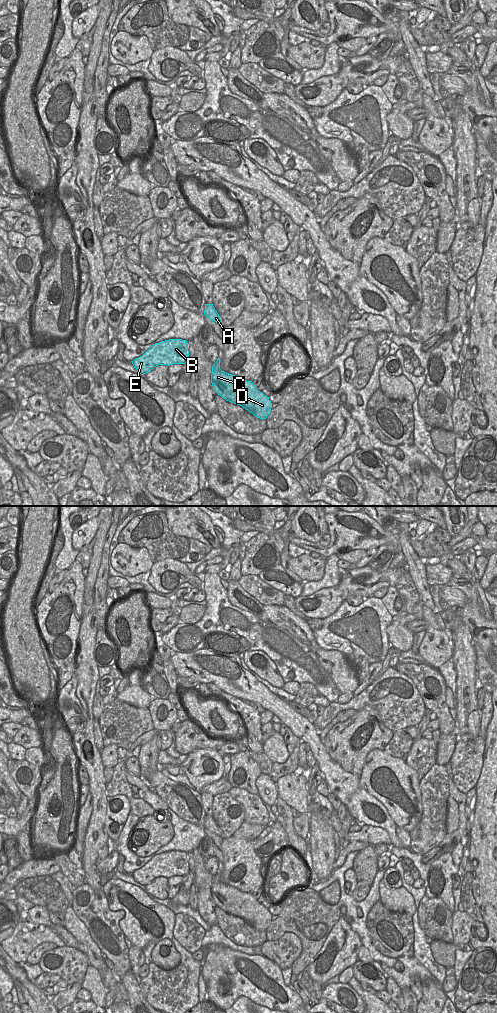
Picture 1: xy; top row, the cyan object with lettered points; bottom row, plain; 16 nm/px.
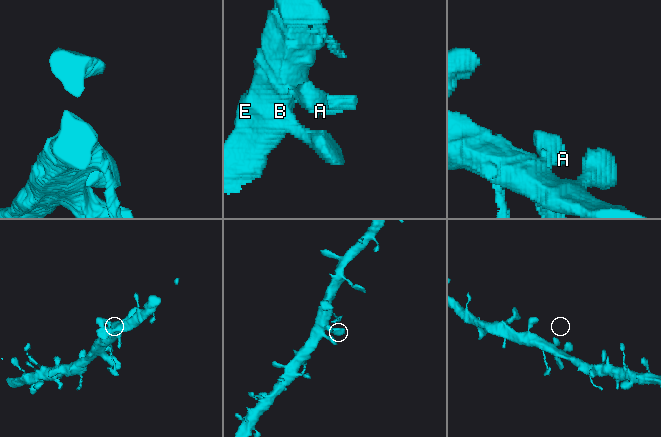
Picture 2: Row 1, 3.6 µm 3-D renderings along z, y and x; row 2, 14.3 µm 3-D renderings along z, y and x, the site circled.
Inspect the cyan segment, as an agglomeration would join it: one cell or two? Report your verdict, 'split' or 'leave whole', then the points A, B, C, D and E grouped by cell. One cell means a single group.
leave whole; A B C D E

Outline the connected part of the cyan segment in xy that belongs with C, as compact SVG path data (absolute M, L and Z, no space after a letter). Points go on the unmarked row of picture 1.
M217 871L212 878L211 895L215 904L226 913L242 918L255 929L266 931L272 920L269 909L260 904L252 893L222 883L220 873Z

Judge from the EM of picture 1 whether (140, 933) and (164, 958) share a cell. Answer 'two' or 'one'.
two

